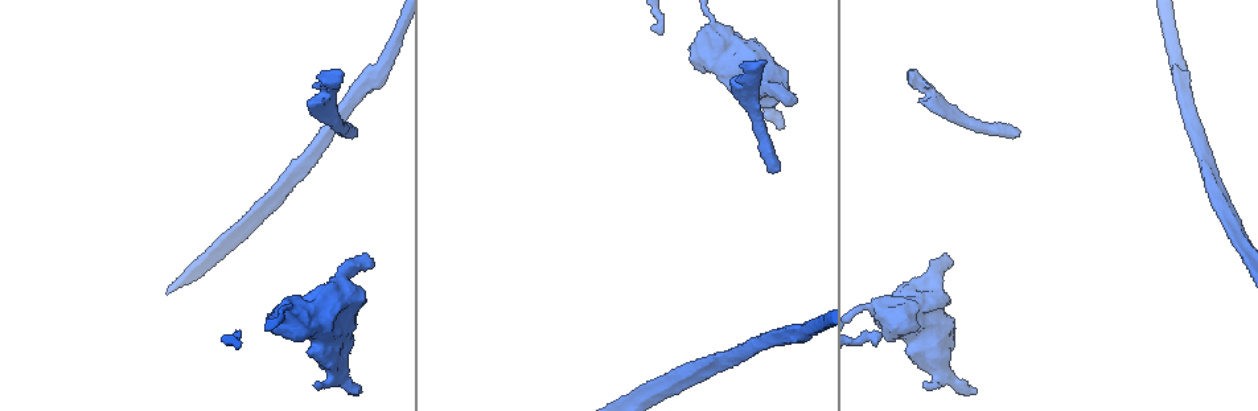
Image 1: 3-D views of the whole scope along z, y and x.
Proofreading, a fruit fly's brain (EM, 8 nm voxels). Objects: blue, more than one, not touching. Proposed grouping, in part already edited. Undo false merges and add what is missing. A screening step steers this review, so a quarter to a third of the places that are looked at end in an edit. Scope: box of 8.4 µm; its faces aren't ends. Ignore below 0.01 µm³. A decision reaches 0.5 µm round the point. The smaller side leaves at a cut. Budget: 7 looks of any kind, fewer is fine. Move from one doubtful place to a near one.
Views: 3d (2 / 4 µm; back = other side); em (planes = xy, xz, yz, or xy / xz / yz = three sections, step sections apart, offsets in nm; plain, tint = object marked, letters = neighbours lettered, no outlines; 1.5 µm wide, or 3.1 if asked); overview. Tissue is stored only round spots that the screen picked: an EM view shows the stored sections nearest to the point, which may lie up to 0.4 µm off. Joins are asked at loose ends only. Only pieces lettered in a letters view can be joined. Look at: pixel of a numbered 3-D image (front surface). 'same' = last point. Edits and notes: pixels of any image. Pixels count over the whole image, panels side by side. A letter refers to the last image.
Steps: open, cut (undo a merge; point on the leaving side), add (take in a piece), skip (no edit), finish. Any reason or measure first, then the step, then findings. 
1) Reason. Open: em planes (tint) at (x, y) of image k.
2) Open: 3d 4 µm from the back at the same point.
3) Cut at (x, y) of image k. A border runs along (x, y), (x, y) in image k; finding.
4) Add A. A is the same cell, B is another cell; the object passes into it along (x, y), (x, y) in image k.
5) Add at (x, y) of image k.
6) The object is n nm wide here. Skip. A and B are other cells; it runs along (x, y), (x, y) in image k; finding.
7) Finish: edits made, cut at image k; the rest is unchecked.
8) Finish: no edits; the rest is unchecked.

An open end. Open: em planes (letters) at (780, 171) of image 1.

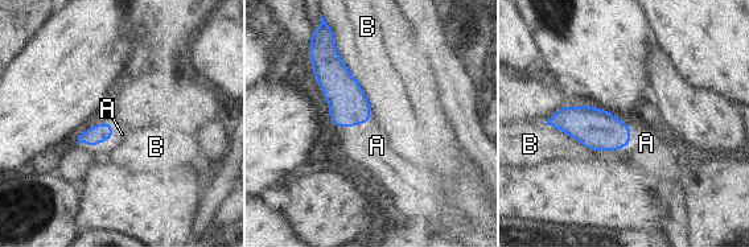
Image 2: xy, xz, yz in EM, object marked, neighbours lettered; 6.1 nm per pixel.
Add A. A is the same cell, B is another cell; it goes on there.

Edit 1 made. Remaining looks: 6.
Open: 3d 4 µm at (797, 100) of image 1.

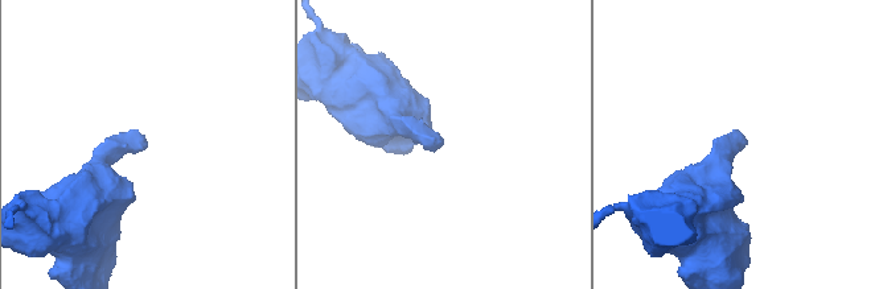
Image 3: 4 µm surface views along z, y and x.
Open: em xy step 4 (tint) at (742, 149) of image 3.

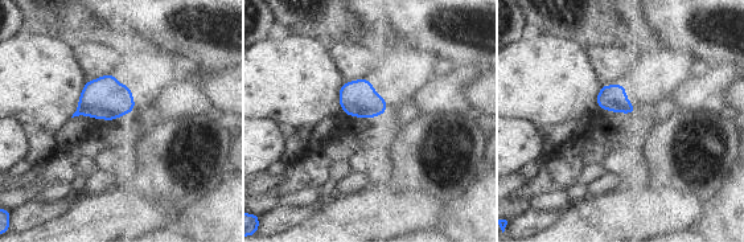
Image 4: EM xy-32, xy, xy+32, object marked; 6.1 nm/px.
Cut it another way. Open: em planes (letters) at the same point.

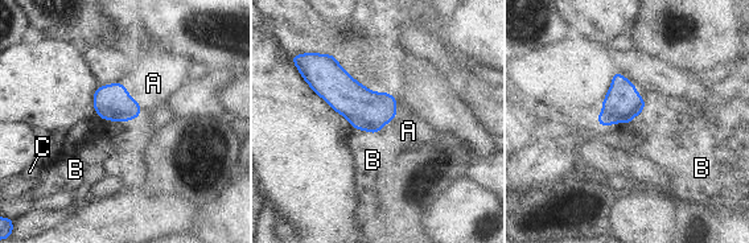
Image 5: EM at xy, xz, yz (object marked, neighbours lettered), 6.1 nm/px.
Add A. A is the same cell, B and C are other cells; the object passes into it along (111, 102), (131, 98), (153, 83) in image 5; it goes on there.

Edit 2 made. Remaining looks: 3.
An open end. Open: em planes (letters) at (316, 386) of image 1.

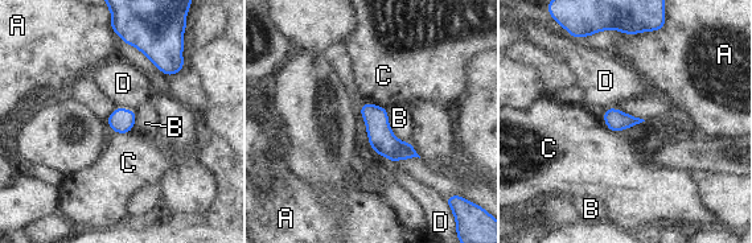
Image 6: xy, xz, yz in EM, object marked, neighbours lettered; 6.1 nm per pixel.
Skip. A, B, C and D are other cells; a border runs along (365, 101), (386, 108) in image 6; no lettered piece goes on from it.

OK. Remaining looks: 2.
Finish: edits made, add at image 2, add at image 5; the rest is unchecked.

